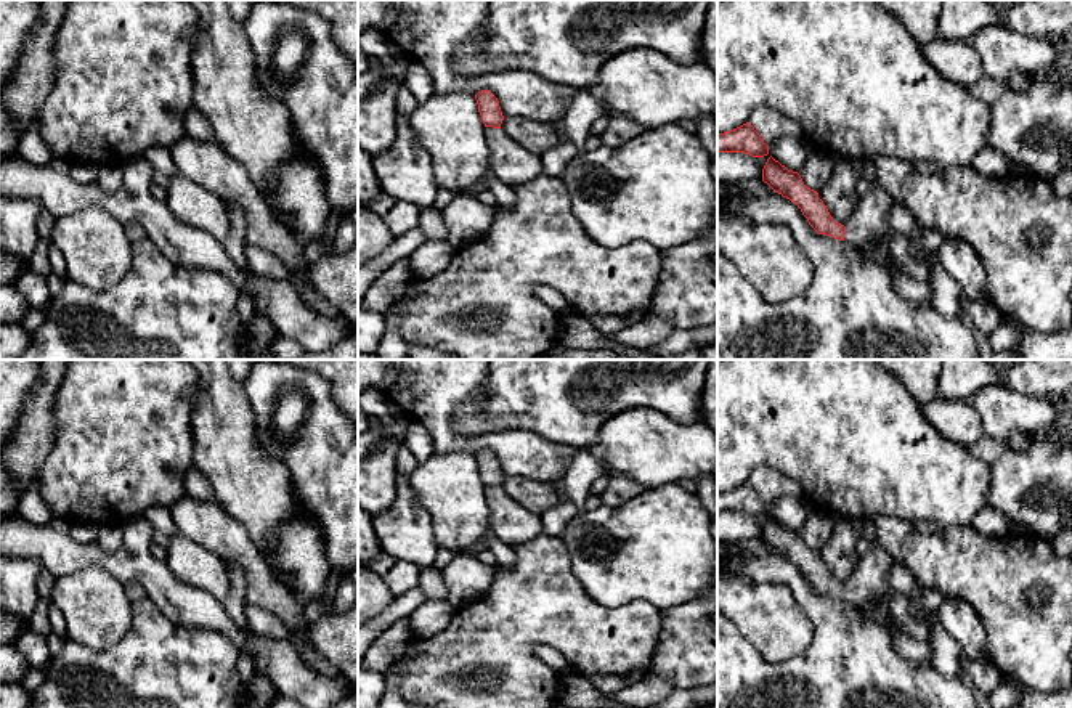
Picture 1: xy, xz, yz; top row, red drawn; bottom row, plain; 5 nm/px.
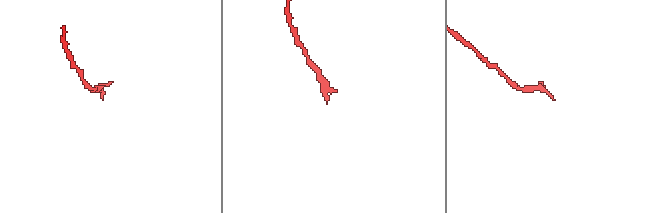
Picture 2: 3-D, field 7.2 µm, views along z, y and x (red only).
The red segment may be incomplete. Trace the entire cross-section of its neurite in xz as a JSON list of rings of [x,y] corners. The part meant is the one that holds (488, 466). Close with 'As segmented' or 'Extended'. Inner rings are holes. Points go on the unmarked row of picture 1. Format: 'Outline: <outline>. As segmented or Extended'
Outline: [[[489,450],[475,454],[485,483],[491,531],[510,547],[541,535],[541,515],[517,504],[502,488],[504,480],[497,458]]]. Extended

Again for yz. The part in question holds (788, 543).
Outline: [[[772,515],[762,528],[762,541],[775,552],[794,562],[818,594],[826,594],[854,605],[868,604],[876,599],[891,604],[894,597],[887,578],[894,562],[878,541],[860,557],[852,576],[844,584],[833,580],[818,552],[807,547],[798,531],[788,530]]]. Extended

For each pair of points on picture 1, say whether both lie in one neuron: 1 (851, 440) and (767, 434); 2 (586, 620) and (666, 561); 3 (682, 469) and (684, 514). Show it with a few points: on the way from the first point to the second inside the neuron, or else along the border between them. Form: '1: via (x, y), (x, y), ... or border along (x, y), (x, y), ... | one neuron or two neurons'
1: via (830, 434), (788, 434) | one neuron
2: border along (578, 580), (591, 598), (609, 607), (642, 601) | two neurons
3: border along (686, 484), (668, 482), (645, 490) | two neurons

